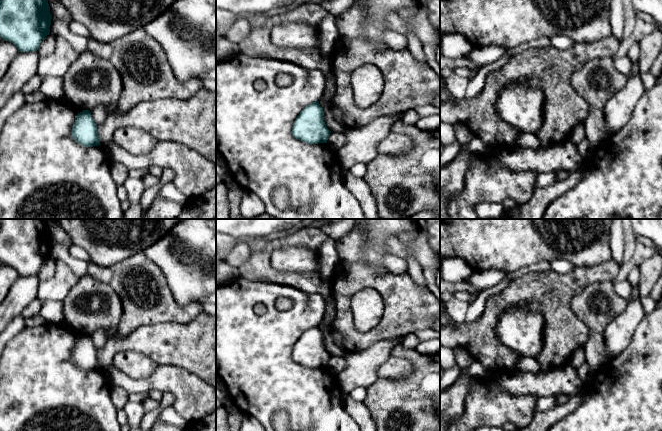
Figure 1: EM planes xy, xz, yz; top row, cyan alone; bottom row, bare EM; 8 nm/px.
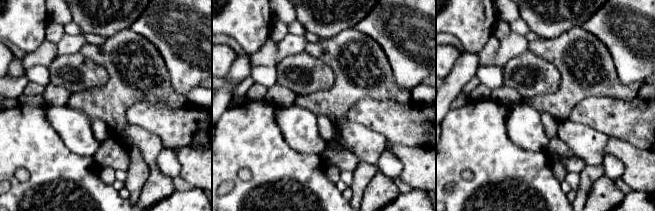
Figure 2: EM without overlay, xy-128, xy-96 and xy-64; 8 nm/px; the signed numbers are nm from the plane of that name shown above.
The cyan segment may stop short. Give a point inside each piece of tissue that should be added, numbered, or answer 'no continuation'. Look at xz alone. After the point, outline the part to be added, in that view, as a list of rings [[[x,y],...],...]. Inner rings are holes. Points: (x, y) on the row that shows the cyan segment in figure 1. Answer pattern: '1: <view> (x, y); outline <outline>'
no continuation

